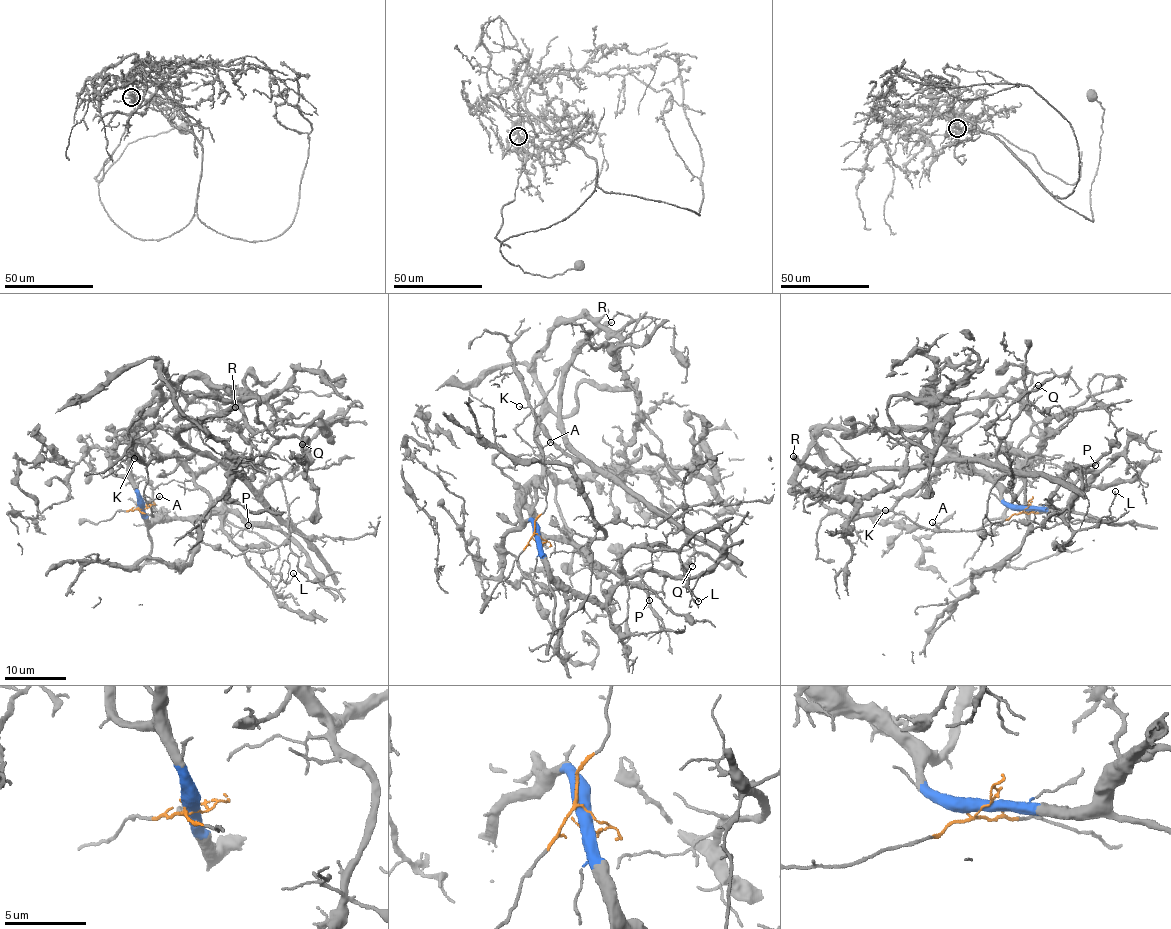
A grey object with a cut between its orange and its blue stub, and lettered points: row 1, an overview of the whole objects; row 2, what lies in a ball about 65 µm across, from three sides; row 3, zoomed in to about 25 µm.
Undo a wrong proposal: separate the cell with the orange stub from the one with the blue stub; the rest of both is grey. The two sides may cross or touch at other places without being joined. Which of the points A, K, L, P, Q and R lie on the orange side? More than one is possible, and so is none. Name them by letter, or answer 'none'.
A, K, Q, R

